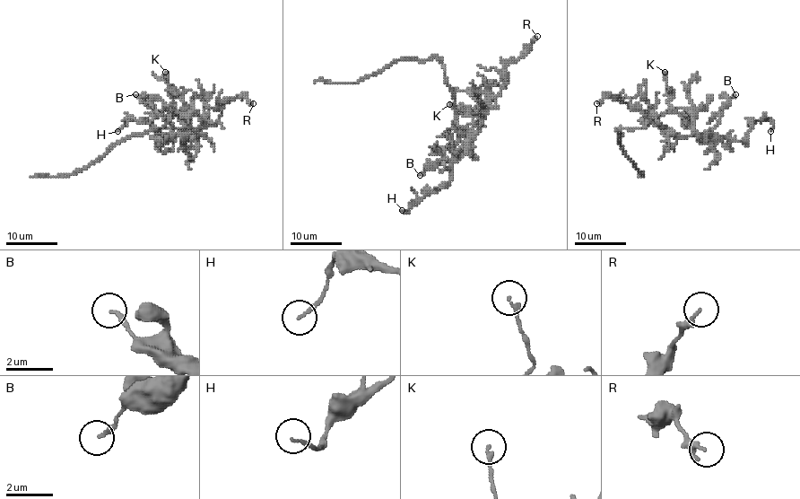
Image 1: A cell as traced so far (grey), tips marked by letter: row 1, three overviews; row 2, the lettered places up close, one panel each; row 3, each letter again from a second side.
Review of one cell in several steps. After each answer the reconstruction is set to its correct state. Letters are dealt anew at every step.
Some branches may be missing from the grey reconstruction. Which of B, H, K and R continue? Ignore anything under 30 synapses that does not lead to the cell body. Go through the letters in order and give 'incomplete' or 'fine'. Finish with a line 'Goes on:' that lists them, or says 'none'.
B: fine
H: fine
K: fine
R: fine
Goes on: none

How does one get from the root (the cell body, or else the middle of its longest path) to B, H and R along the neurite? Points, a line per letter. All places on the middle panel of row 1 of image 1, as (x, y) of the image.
B: (454, 101), (456, 123), (471, 135), (451, 159), (432, 162), (420, 175)
H: (454, 101), (456, 123), (471, 135), (467, 146), (453, 162), (447, 181), (426, 193), (408, 213), (402, 210)
R: (454, 101), (456, 123), (465, 132), (476, 133), (480, 110), (505, 83), (505, 65), (516, 62), (537, 36)

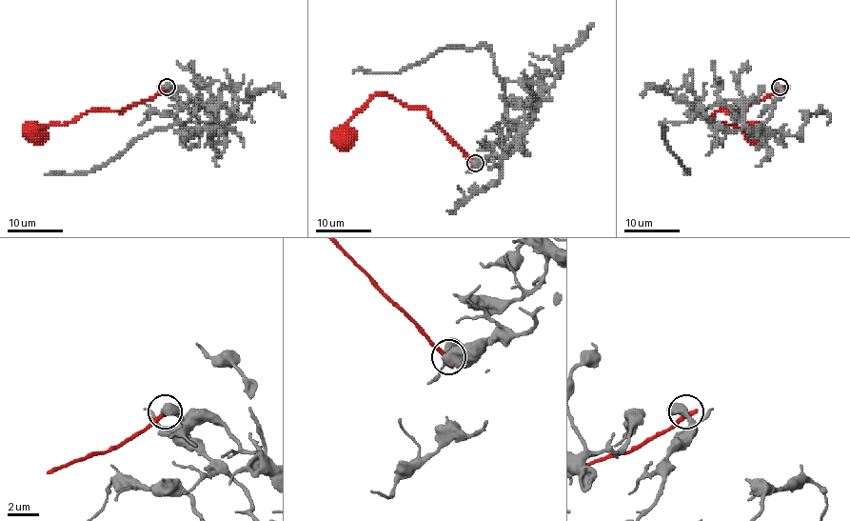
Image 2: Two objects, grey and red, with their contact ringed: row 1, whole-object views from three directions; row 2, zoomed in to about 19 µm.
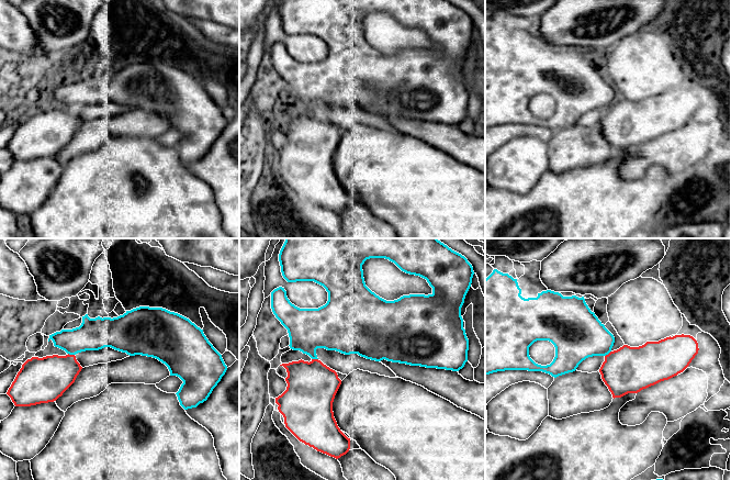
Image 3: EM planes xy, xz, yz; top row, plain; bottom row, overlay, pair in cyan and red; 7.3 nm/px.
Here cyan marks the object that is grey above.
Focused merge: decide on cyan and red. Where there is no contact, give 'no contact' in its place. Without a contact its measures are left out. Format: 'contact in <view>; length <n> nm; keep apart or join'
contact in xy; length 50 nm; keep apart

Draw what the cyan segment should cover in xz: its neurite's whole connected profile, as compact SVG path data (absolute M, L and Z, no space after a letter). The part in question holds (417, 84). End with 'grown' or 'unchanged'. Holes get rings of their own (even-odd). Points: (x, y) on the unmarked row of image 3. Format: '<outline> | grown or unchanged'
M282 0L279 15L288 36L314 35L328 46L328 55L318 63L300 63L292 58L284 42L271 46L271 63L288 83L290 102L318 113L317 102L336 104L345 109L358 108L367 113L459 125L468 115L469 93L463 82L461 62L474 29L472 19L448 0ZM370 12L385 12L402 25L427 34L432 47L403 49L386 55L372 46L364 36L362 19Z | unchanged

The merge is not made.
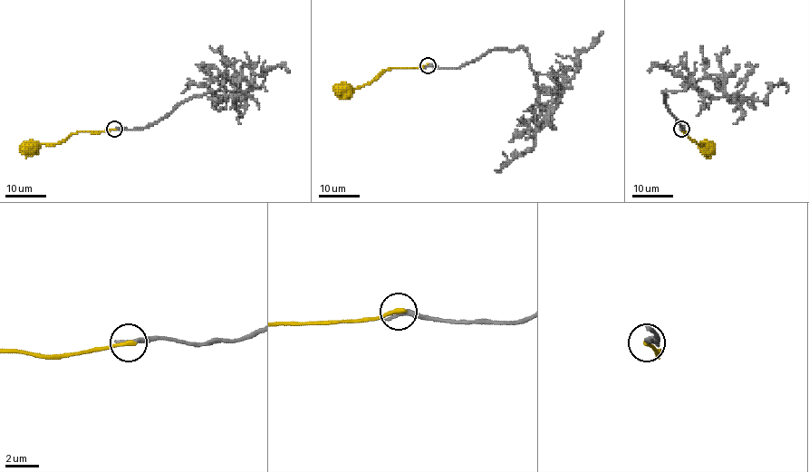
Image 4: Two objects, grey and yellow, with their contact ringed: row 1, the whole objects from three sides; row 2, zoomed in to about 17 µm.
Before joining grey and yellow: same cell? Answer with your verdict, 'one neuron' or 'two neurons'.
two neurons

